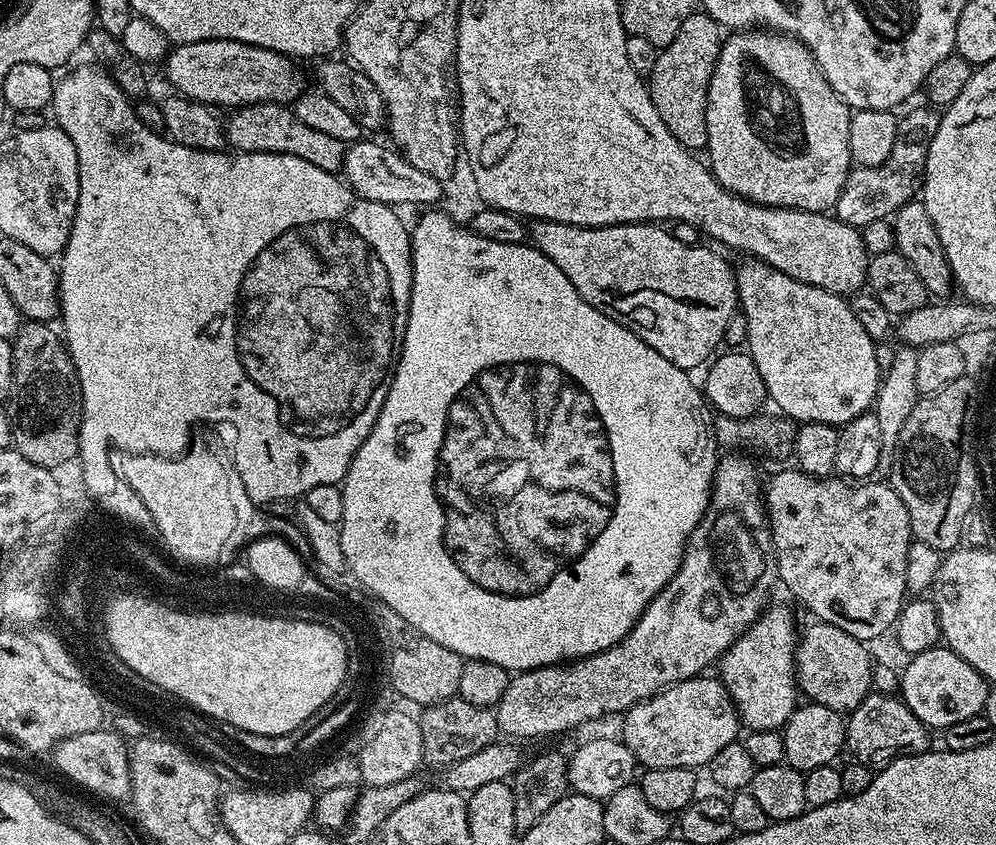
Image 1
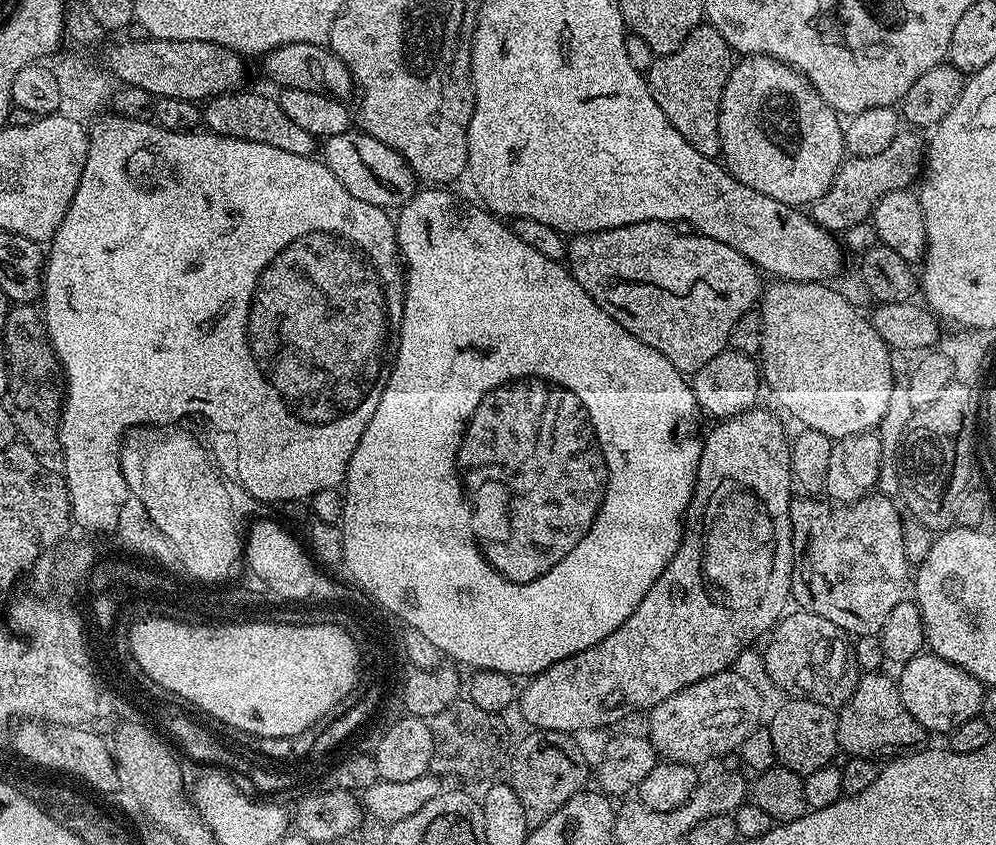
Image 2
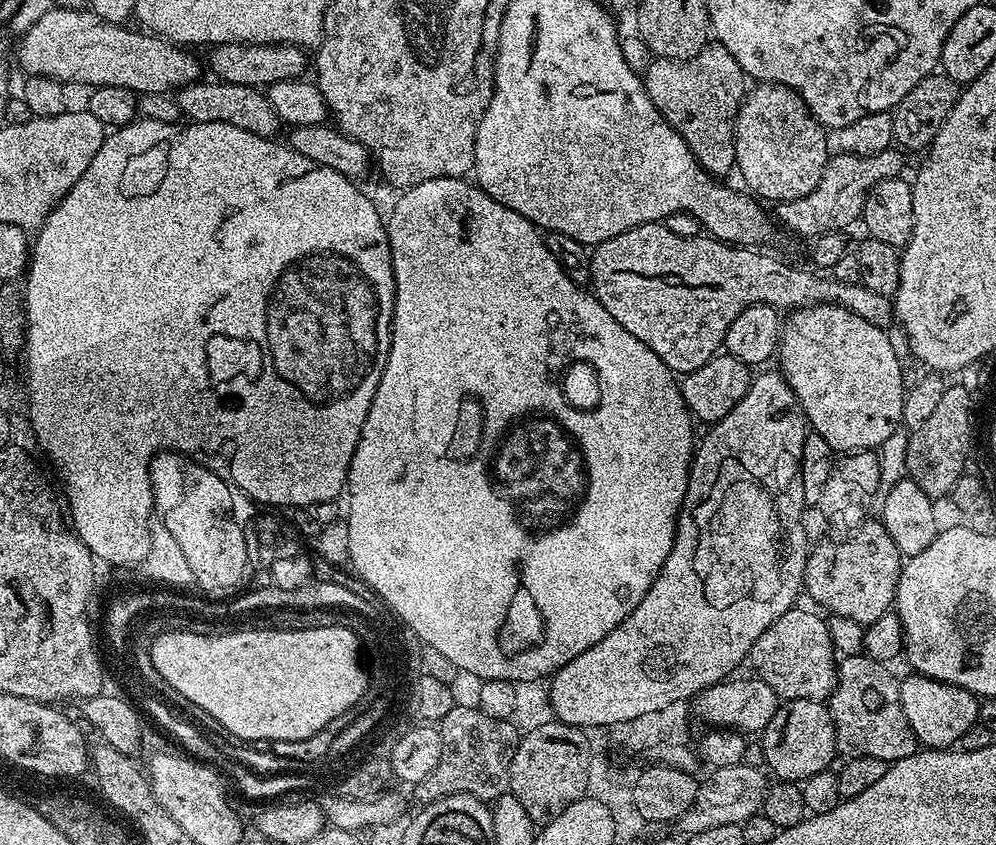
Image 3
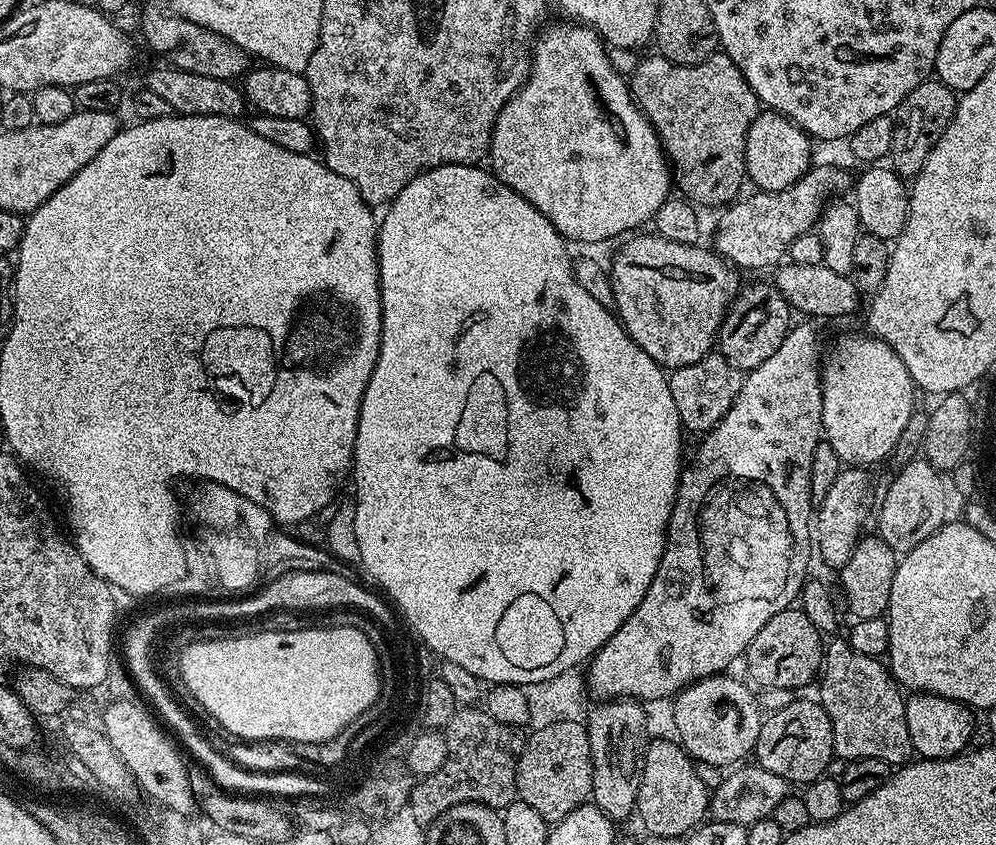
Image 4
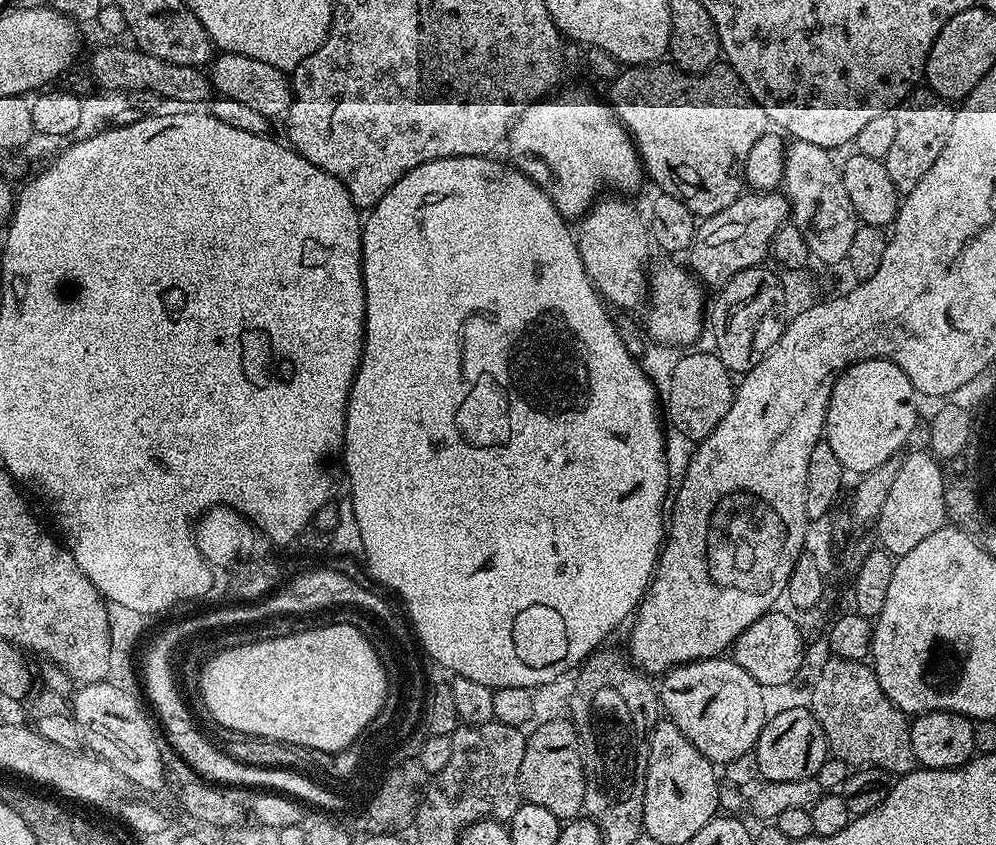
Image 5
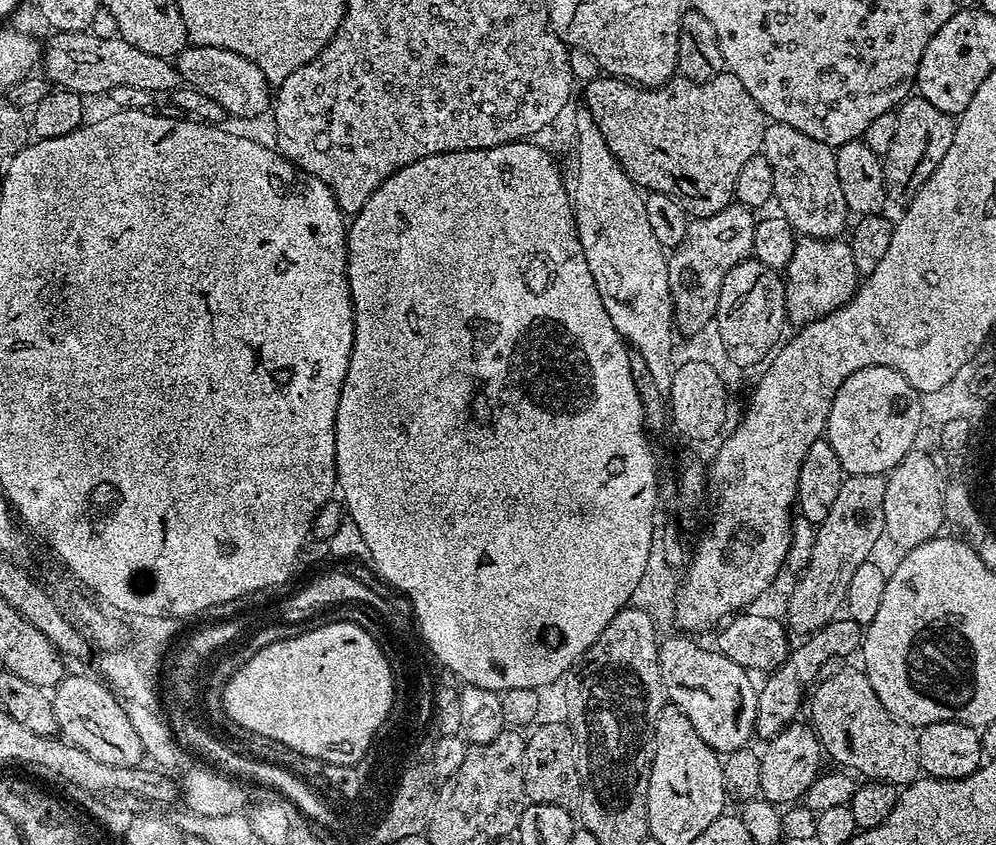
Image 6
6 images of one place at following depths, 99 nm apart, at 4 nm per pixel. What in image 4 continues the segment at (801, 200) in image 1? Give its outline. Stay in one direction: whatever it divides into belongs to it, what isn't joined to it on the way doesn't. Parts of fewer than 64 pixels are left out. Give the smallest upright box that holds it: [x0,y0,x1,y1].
[744,110,813,192]

